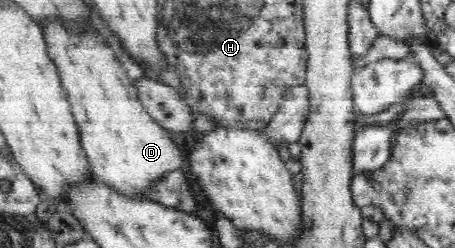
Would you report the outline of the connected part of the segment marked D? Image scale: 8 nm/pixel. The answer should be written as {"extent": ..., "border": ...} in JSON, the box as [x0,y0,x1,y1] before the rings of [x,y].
{"extent":[45,23,185,199],"border":[[[53,23],[45,29],[45,43],[47,51],[49,51],[49,57],[53,60],[53,63],[56,65],[56,68],[59,72],[59,77],[63,88],[67,92],[67,99],[71,102],[71,113],[73,115],[74,121],[76,122],[77,128],[79,129],[79,137],[81,142],[81,147],[89,160],[89,165],[91,166],[91,173],[93,179],[97,181],[102,181],[105,185],[110,185],[113,189],[117,189],[121,193],[125,193],[127,197],[137,197],[140,199],[145,198],[145,191],[151,187],[151,183],[159,181],[165,173],[173,170],[181,170],[181,167],[185,165],[185,155],[183,151],[179,149],[179,145],[176,146],[175,143],[171,140],[170,132],[163,128],[161,125],[157,124],[155,120],[149,116],[149,114],[144,109],[144,105],[138,100],[137,90],[132,86],[132,80],[127,76],[125,68],[121,67],[113,55],[113,49],[105,43],[105,39],[95,31],[95,29],[89,29],[93,31],[93,35],[77,35],[75,31],[69,31],[65,29],[63,25],[59,23]]]}

